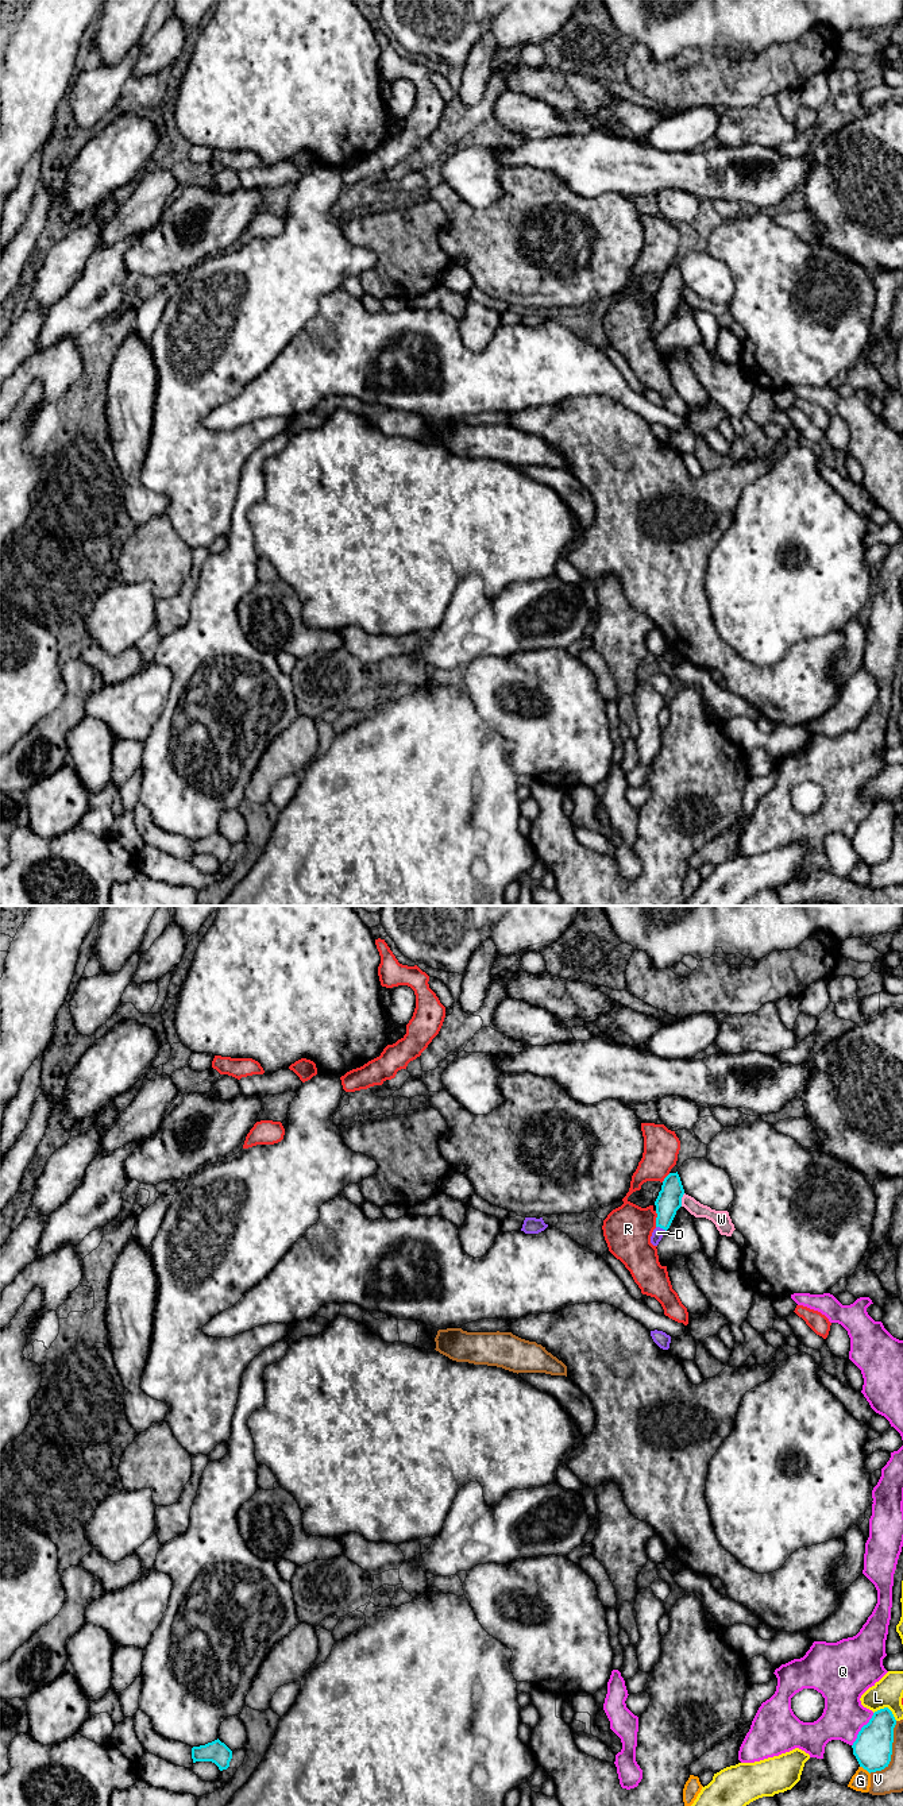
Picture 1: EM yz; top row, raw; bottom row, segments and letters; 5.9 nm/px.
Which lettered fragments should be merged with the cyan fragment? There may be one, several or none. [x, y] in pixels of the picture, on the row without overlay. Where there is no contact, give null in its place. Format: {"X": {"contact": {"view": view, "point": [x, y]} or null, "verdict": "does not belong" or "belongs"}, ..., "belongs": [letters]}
{"D": {"contact": {"view": "yz", "point": [662, 320]}, "verdict": "belongs"}, "G": {"contact": {"view": "yz", "point": [865, 861]}, "verdict": "does not belong"}, "L": {"contact": {"view": "yz", "point": [887, 801]}, "verdict": "does not belong"}, "Q": {"contact": {"view": "yz", "point": [861, 822]}, "verdict": "does not belong"}, "R": {"contact": {"view": "yz", "point": [656, 312]}, "verdict": "does not belong"}, "V": {"contact": {"view": "yz", "point": [891, 845]}, "verdict": "does not belong"}, "W": {"contact": {"view": "yz", "point": [680, 293]}, "verdict": "does not belong"}, "belongs": ["D"]}

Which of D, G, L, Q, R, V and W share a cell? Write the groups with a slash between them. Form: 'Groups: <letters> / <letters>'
Groups: D / G / L / Q / R / V / W

